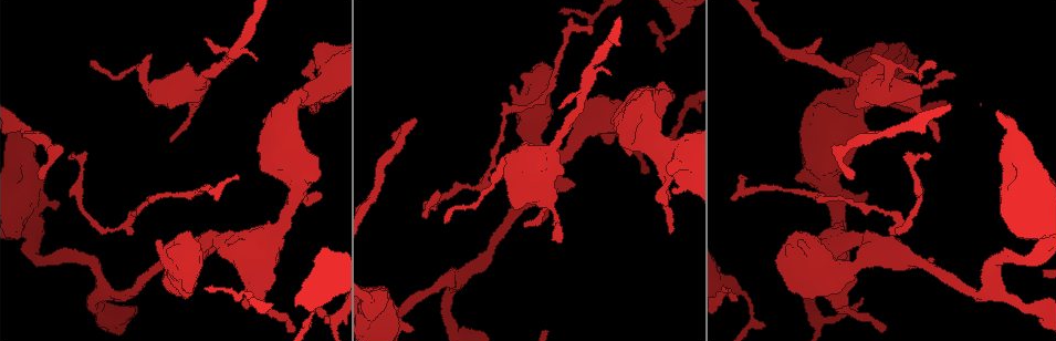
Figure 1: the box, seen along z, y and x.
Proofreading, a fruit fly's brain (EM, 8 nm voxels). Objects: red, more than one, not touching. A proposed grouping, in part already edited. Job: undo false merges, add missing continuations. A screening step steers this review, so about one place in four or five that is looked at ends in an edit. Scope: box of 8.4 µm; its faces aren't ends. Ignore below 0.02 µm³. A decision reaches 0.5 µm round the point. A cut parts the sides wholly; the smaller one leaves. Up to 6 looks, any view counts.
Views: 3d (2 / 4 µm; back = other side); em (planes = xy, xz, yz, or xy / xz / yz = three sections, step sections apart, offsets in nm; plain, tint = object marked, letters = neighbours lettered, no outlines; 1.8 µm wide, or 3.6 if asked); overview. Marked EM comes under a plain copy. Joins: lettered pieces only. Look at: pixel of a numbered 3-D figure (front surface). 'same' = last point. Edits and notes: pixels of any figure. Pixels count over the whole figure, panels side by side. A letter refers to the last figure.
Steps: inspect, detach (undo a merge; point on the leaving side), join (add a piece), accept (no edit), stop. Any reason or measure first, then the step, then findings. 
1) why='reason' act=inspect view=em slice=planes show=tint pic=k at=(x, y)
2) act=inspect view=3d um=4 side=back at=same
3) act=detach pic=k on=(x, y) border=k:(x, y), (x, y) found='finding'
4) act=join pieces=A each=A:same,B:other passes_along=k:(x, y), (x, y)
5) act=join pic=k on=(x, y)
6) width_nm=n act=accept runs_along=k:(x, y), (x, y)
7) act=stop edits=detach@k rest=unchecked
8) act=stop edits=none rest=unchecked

why='stops while still wide' act=inspect view=em um=3.6 slice=planes show=letters pic=1 at=(673, 100)

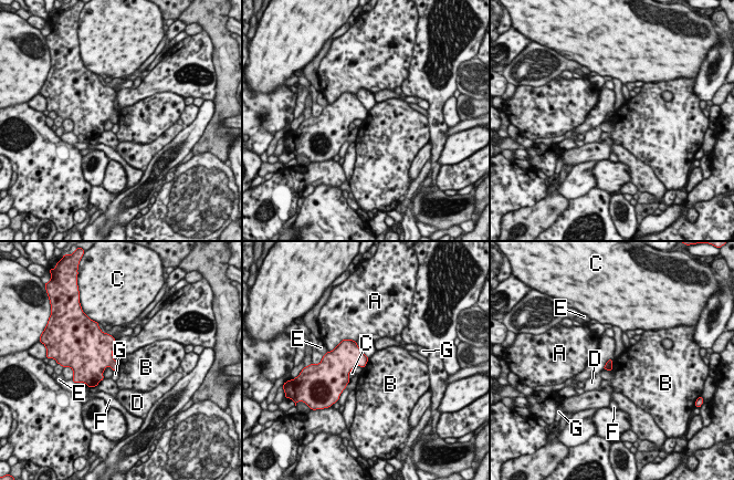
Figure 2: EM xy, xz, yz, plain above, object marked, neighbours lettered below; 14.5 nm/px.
act=accept each=A:other,B:other,C:other,D:other,E:other,F:other,G:other border=2:(612, 360), (612, 367), (608, 371) found='none of them fits'

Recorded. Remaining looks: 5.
why='thick end' act=inspect view=3d um=4 pic=1 at=(887, 46)

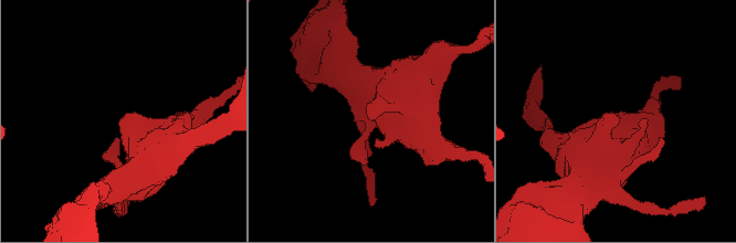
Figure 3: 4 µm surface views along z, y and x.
why='now the EM' act=inspect view=em slice=xy step=8 show=letters pic=3 at=(126, 118)

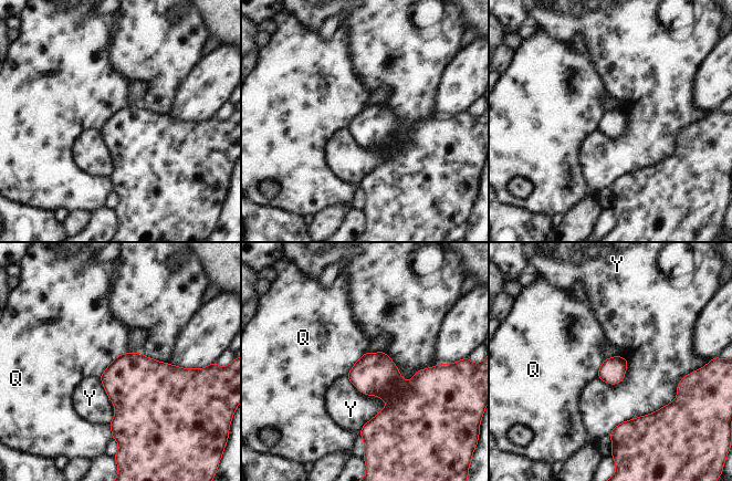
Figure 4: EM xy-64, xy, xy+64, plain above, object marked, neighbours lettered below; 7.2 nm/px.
act=accept each=Q:other,Y:other border=4:(127, 352), (118, 355), (98, 378) found='none of them fits'

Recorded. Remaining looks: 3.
why='thick turns thin' act=inspect view=em slice=xz step=4 show=letters pic=1 at=(915, 260)

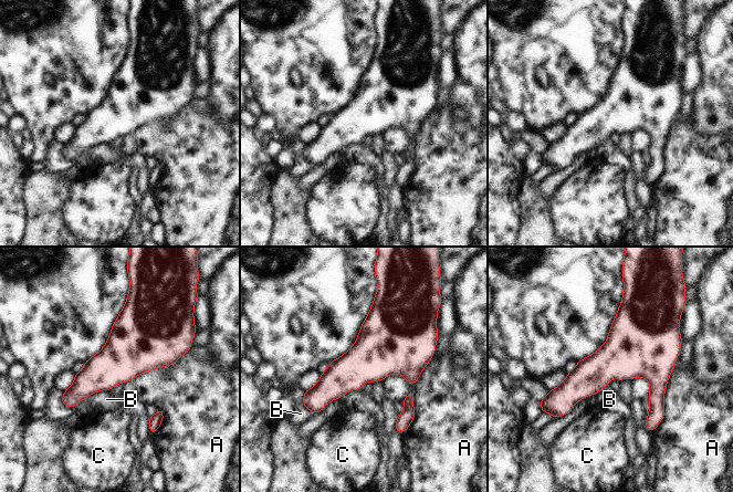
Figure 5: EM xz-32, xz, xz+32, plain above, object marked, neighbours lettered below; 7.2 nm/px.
act=accept each=A:other,B:other,C:other border=5:(110, 389), (94, 391), (77, 404) found='continuous, no second neuron'

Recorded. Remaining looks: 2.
act=stop edits=none rest=unchecked

